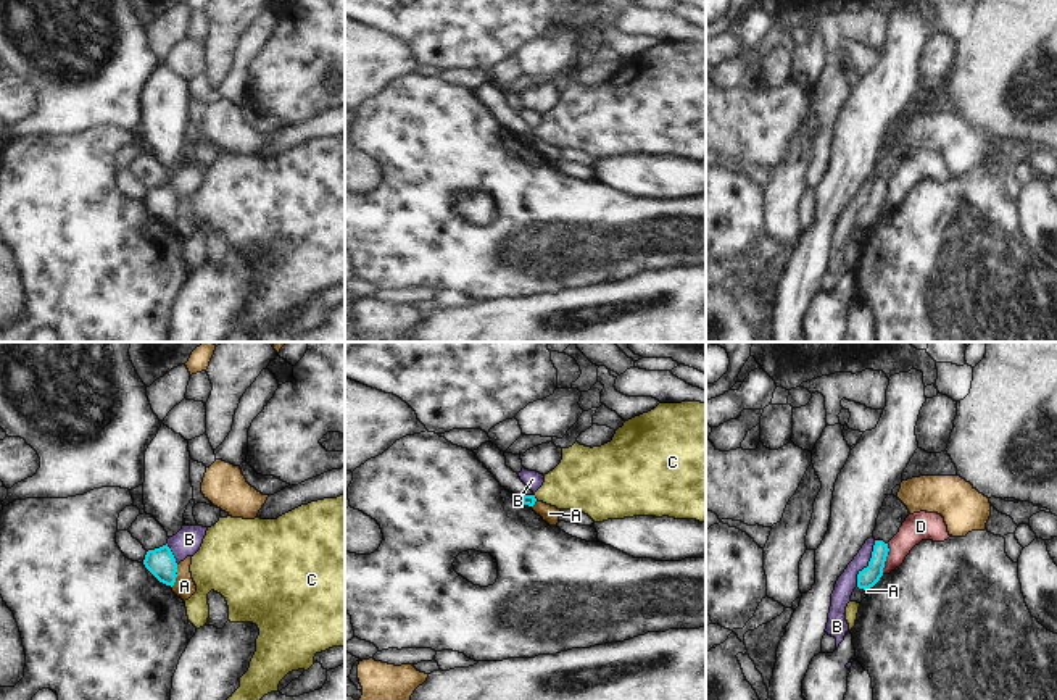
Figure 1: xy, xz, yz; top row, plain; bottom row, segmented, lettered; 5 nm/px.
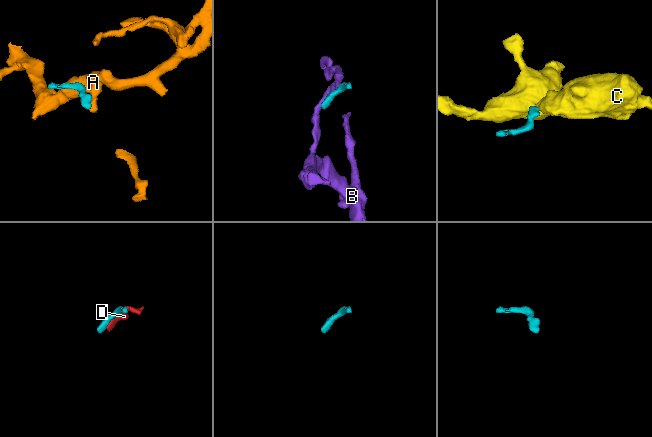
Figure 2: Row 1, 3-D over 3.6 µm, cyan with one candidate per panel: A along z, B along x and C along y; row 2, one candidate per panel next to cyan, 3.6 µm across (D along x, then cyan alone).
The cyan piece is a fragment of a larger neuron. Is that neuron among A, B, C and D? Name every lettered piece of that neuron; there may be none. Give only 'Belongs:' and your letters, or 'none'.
Belongs: C

